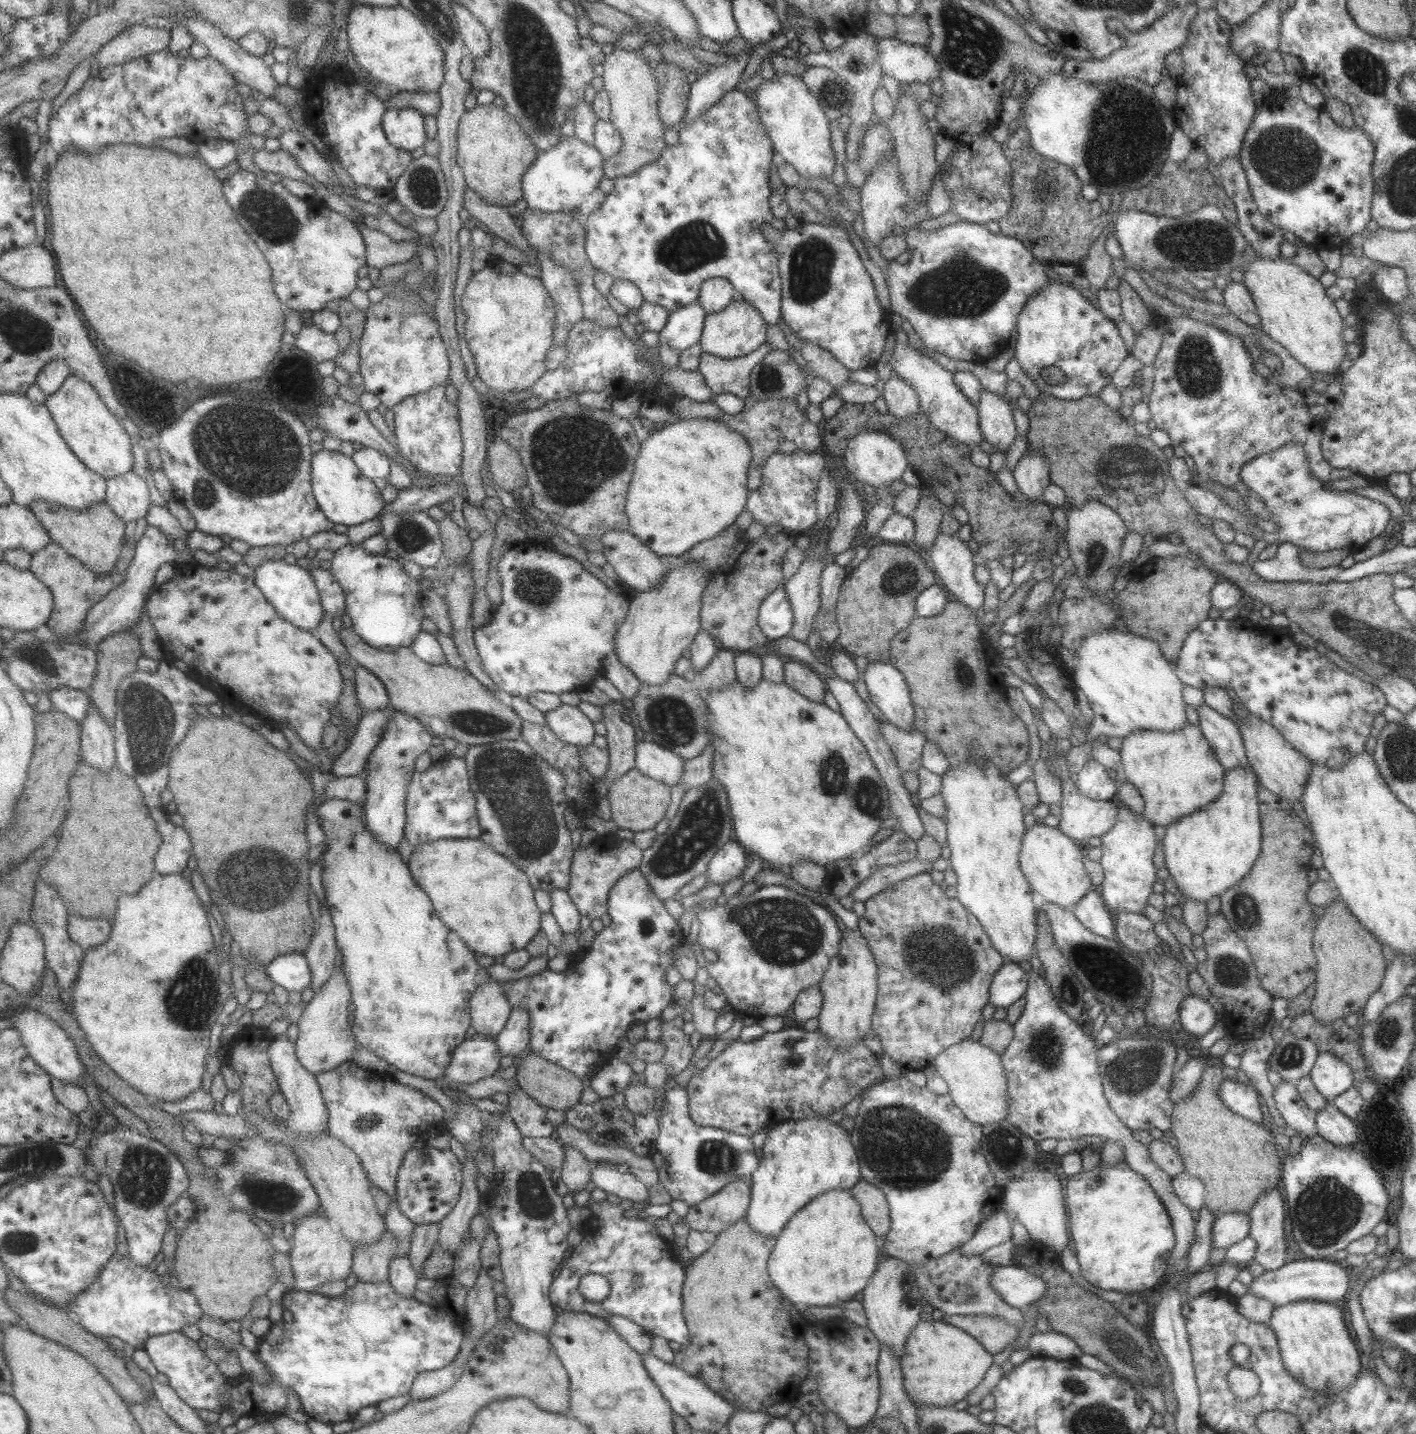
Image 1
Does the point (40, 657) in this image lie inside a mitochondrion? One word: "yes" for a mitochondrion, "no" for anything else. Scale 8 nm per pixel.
yes

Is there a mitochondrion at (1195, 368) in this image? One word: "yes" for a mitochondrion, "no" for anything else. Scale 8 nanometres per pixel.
yes

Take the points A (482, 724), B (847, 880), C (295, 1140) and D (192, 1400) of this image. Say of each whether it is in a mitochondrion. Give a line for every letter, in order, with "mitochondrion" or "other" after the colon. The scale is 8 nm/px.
A: mitochondrion
B: other
C: other
D: other

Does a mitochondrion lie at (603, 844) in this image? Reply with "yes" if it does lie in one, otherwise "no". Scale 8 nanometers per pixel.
no

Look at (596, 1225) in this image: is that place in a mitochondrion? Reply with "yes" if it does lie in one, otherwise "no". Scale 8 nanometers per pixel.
no

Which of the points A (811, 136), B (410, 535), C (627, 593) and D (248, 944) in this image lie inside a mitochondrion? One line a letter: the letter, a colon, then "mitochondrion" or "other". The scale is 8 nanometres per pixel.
A: other
B: mitochondrion
C: other
D: other

